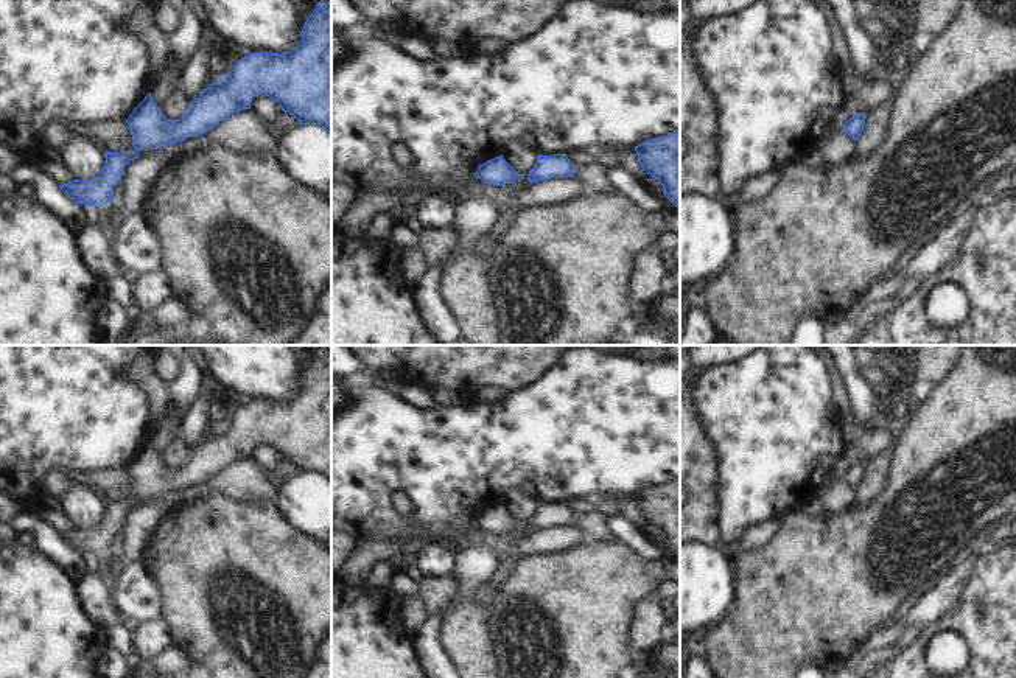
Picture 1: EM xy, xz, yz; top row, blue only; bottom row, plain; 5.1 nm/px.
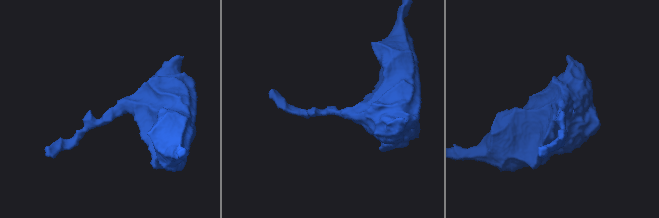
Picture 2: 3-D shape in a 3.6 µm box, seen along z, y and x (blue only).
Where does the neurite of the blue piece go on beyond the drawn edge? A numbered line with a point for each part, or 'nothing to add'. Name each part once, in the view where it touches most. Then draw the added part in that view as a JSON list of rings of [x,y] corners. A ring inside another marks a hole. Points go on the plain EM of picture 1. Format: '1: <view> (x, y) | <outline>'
nothing to add

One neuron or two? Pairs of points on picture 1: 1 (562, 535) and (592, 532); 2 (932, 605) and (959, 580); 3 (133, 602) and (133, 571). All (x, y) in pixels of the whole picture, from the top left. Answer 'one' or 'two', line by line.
1: two
2: one
3: one

